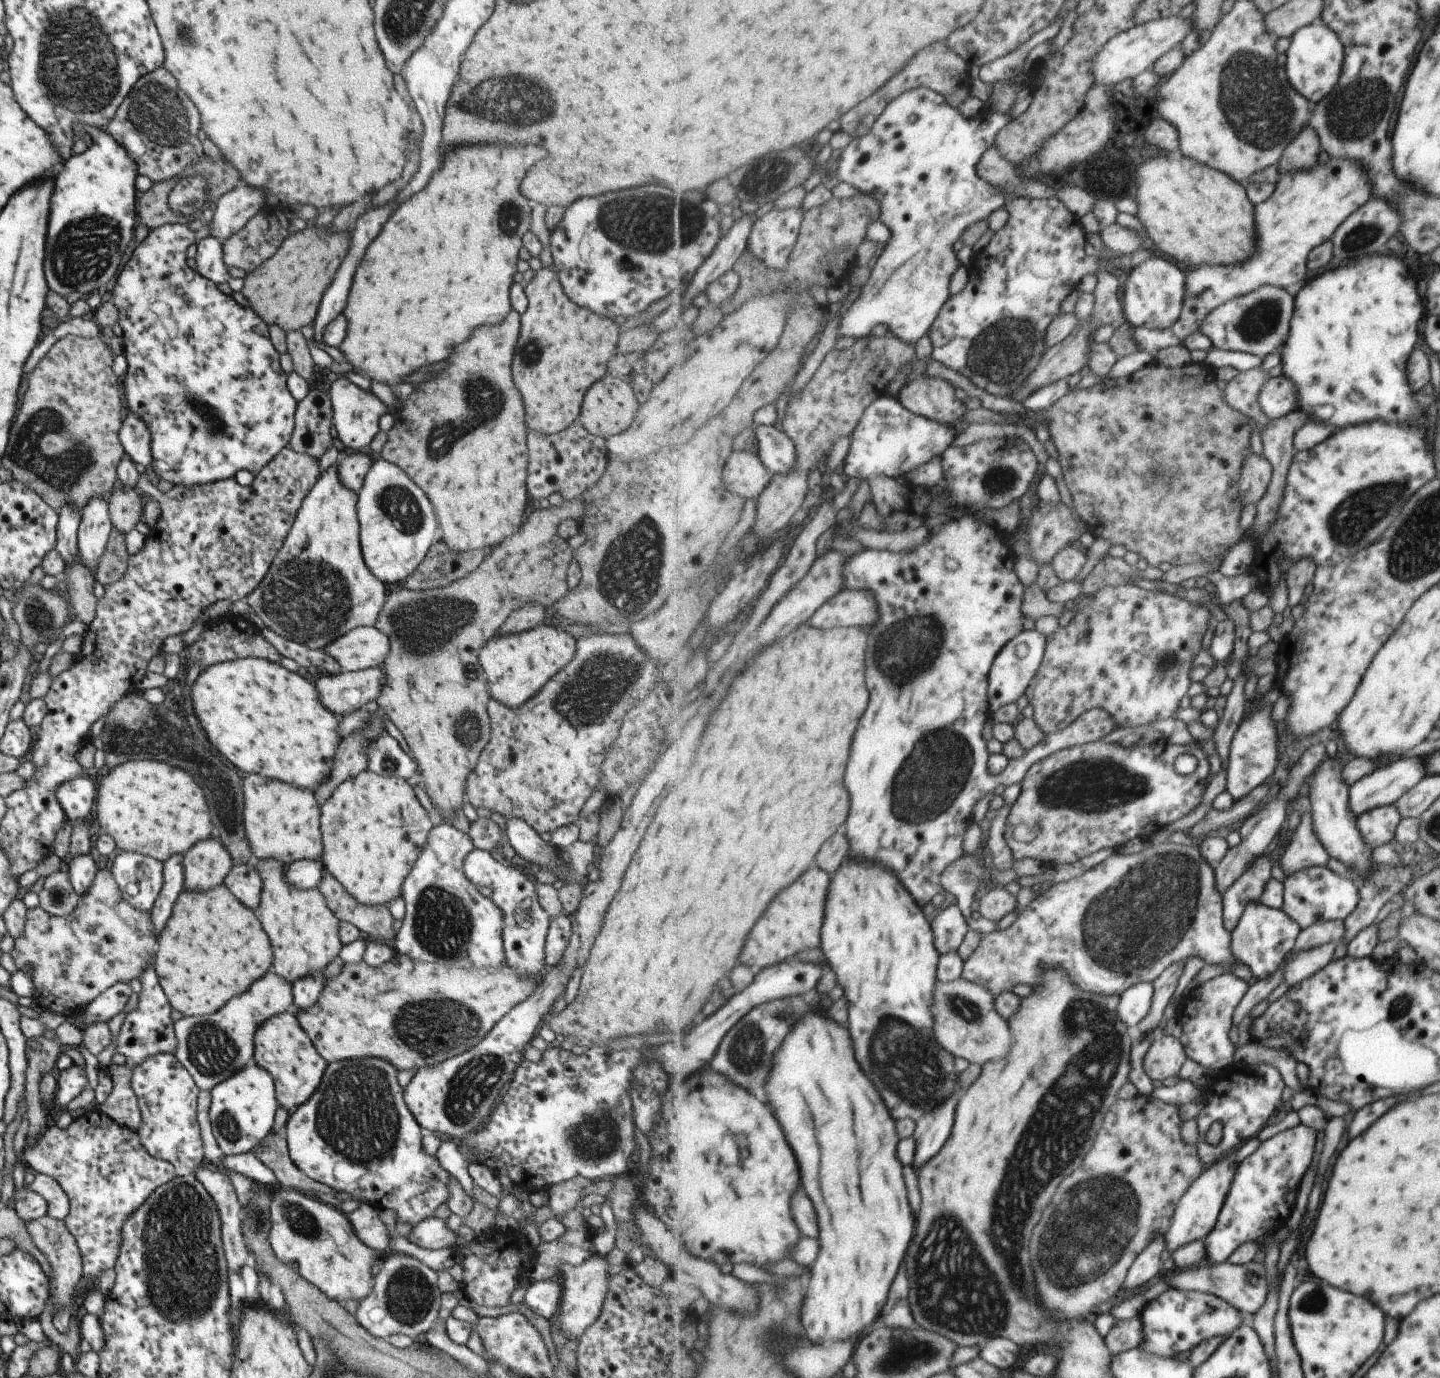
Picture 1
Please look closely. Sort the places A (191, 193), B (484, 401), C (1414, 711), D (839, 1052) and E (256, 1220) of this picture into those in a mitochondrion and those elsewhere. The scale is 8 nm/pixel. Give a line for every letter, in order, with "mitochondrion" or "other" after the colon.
A: mitochondrion
B: mitochondrion
C: other
D: other
E: mitochondrion

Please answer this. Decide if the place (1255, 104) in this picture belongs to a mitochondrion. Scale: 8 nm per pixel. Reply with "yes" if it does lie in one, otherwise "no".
yes

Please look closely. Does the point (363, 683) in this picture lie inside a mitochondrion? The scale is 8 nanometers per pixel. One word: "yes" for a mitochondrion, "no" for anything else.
no

